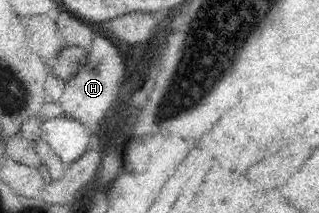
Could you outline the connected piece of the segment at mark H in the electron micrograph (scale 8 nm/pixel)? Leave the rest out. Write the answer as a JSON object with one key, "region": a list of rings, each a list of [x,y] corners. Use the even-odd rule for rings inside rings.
{"region":[[[95,30],[92,47],[86,51],[86,58],[80,70],[65,84],[60,106],[62,116],[79,120],[83,125],[97,125],[107,113],[113,113],[120,83],[124,75],[123,55],[107,34]]]}

